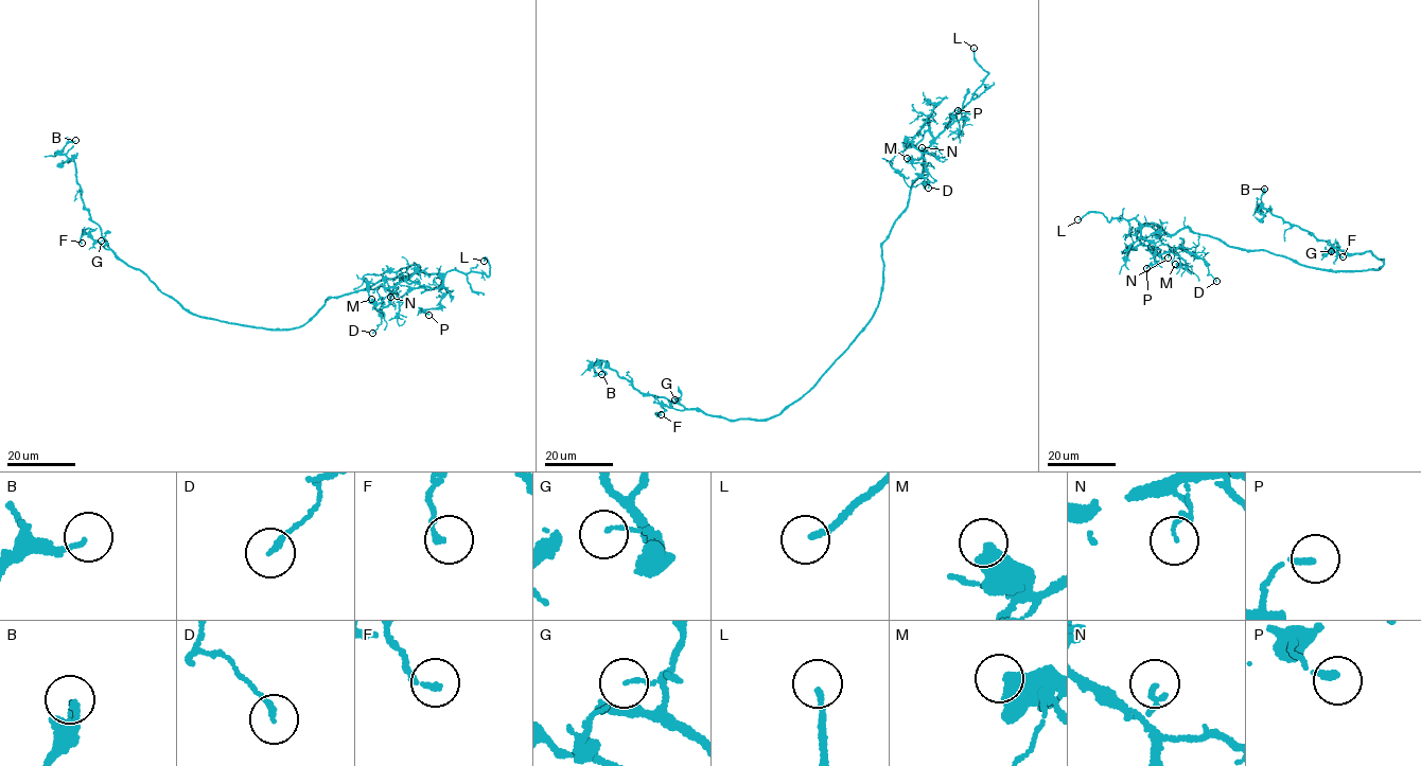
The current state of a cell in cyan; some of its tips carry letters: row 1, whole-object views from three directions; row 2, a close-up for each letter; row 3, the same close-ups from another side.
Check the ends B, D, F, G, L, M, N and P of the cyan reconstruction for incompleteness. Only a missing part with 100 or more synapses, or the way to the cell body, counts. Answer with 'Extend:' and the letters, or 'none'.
Extend: L

